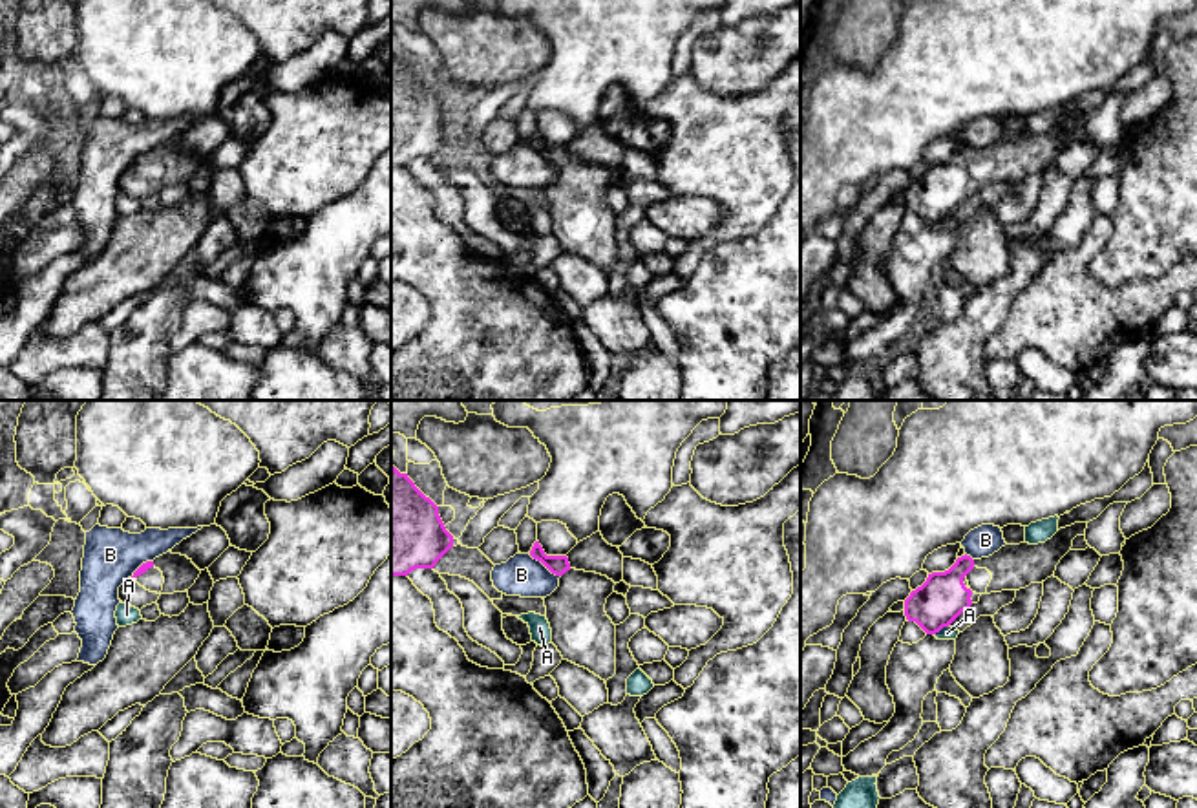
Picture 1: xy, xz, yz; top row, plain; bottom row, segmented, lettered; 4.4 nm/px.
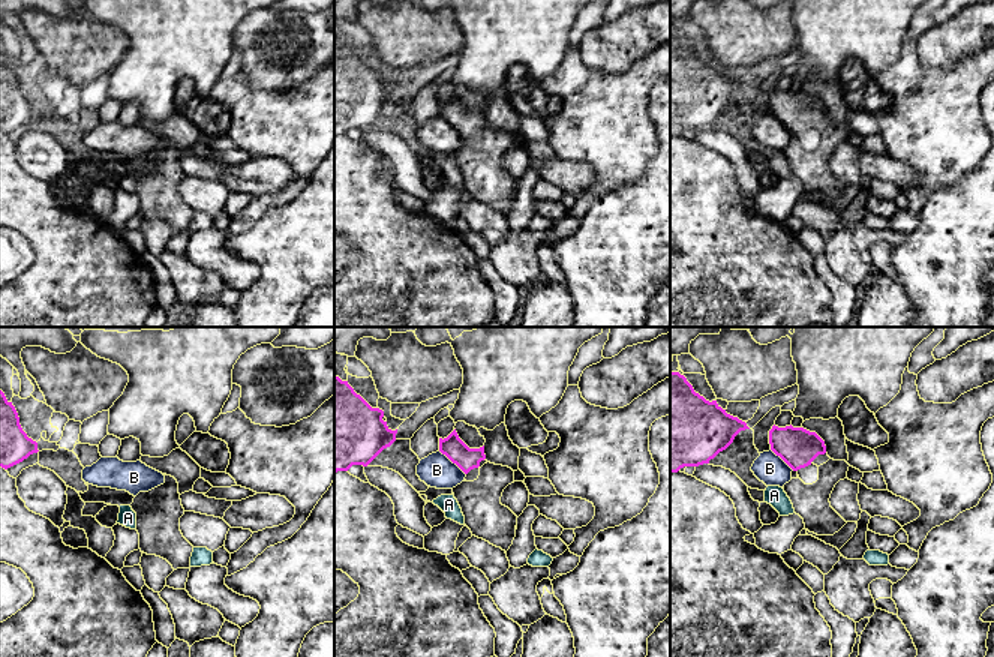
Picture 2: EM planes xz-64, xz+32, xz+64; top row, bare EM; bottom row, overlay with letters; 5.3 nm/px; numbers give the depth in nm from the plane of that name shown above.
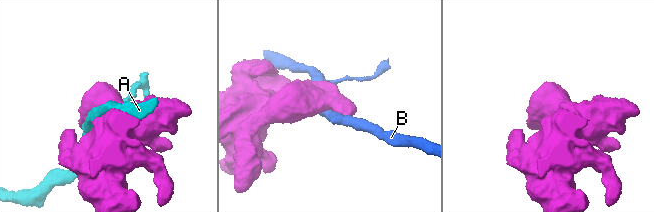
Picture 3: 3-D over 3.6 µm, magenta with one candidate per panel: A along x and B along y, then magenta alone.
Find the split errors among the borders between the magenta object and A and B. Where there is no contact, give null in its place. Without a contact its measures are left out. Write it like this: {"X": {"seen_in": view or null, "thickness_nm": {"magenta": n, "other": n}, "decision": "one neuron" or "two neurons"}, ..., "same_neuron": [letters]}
{"A": {"seen_in": "yz", "thickness_nm": {"magenta": 220, "other": 60}, "decision": "two neurons"}, "B": {"seen_in": "xz", "thickness_nm": {"magenta": 90, "other": 180}, "decision": "two neurons"}, "same_neuron": []}

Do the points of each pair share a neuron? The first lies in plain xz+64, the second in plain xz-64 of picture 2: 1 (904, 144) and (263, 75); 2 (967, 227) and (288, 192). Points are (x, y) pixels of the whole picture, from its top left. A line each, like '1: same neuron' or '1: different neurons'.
1: different neurons
2: different neurons

